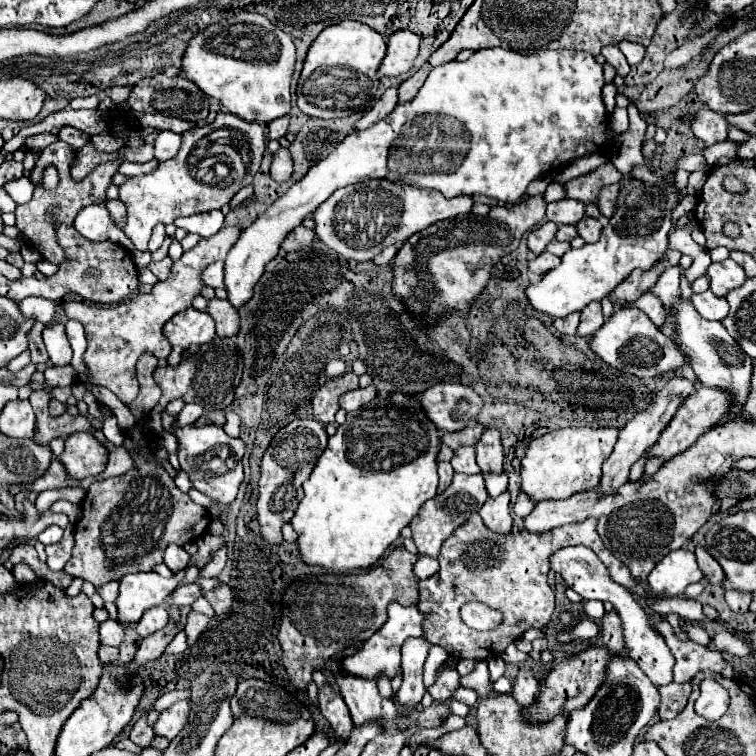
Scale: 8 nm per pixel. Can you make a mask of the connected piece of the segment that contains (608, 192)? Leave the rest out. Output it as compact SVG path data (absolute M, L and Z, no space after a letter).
M611 184L611 188L605 188L603 192L601 192L601 196L599 196L599 202L597 202L597 206L599 206L599 210L601 210L601 214L603 216L607 216L607 218L611 218L613 214L615 214L615 204L617 204L617 196L619 196L619 184Z

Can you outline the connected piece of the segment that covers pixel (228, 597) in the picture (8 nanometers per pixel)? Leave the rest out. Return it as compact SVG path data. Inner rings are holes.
M219 586L211 592L205 592L205 598L207 602L213 606L215 614L217 616L225 616L233 610L233 604L235 604L235 594L229 586Z

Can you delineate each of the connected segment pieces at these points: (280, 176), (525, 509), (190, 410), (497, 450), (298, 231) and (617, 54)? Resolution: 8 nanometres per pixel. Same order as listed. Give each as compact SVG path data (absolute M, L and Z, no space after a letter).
M279 148L273 154L273 164L271 164L271 176L275 180L287 180L291 176L291 156L287 148Z
M519 494L517 502L515 502L515 506L513 506L515 514L517 514L517 516L521 516L521 518L525 518L533 508L535 508L535 502L527 500L527 496L523 496L523 494Z
M185 404L185 408L179 412L177 420L173 422L173 430L177 430L177 428L185 428L185 426L193 424L201 414L203 414L203 408L199 408L197 404Z
M485 430L475 450L481 474L503 474L503 448L497 430Z
M299 226L299 228L295 228L295 230L287 236L287 240L283 242L281 248L287 250L287 252L297 252L297 250L303 250L303 248L311 246L313 238L315 238L315 234L313 234L311 228Z
M605 46L605 48L601 50L601 54L603 54L605 60L617 70L619 76L623 76L623 78L627 76L627 72L629 72L629 64L627 64L623 52L621 52L617 46Z

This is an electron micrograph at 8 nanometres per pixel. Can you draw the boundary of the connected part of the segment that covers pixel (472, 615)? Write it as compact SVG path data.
M467 604L461 608L461 616L463 616L463 622L475 630L483 630L483 624L499 624L501 616L499 612L487 608L485 604Z

